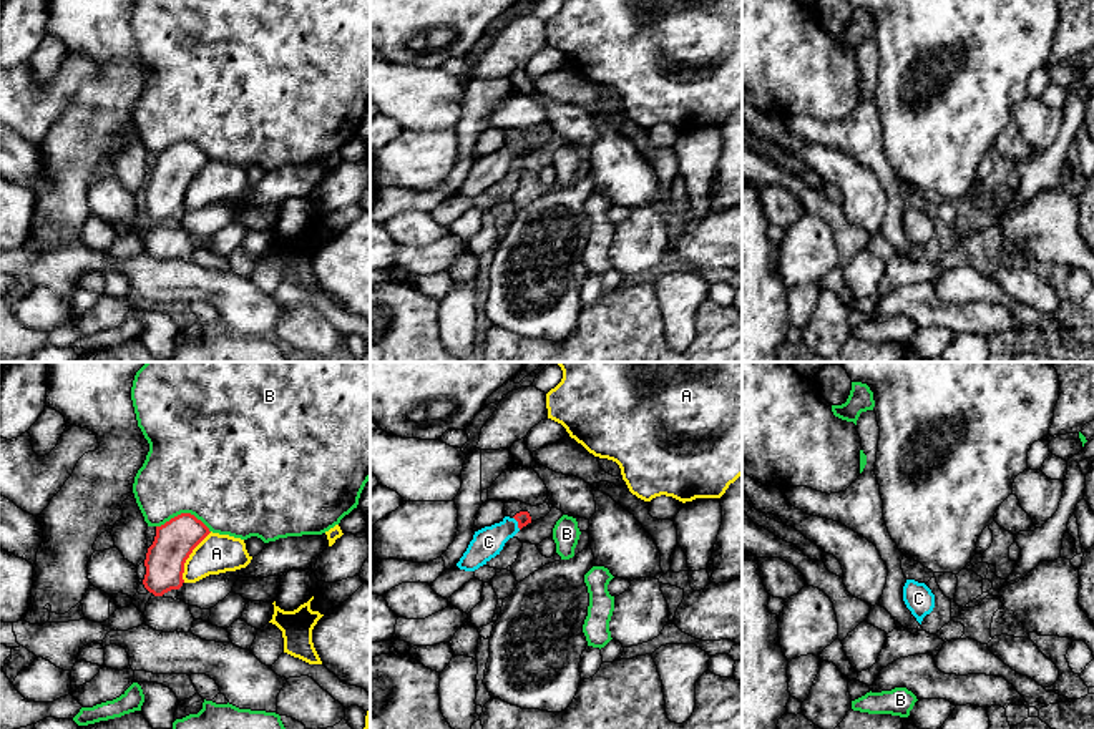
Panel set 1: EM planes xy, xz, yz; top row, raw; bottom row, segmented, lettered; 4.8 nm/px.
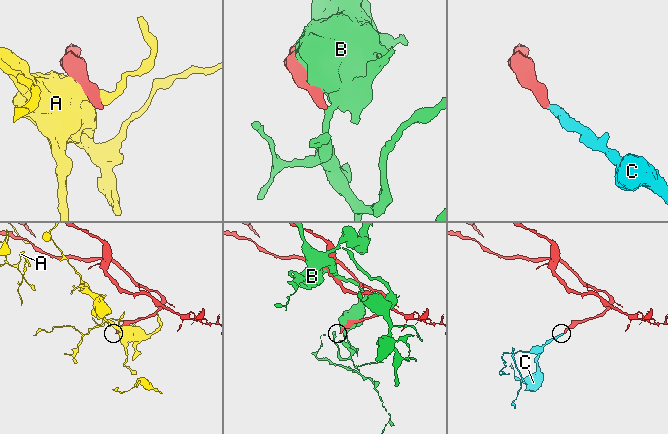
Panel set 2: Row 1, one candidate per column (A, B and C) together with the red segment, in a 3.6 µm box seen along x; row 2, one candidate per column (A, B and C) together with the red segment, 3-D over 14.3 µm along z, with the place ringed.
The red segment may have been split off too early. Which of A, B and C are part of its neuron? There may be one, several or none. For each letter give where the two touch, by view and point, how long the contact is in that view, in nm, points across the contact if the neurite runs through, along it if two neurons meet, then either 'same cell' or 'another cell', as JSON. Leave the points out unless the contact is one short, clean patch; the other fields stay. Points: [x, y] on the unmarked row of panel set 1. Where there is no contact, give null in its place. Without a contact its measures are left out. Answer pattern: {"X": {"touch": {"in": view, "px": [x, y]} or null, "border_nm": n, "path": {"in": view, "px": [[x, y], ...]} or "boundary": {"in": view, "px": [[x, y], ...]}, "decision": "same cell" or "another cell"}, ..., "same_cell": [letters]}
{"A": {"touch": {"in": "xy", "px": [188, 185]}, "border_nm": 280, "decision": "another cell"}, "B": {"touch": {"in": "xy", "px": [185, 141]}, "border_nm": 260, "decision": "another cell"}, "C": {"touch": {"in": "xz", "px": [518, 151]}, "border_nm": 70, "path": {"in": "xz", "px": [[523, 146], [518, 151], [488, 170]]}, "decision": "same cell"}, "same_cell": ["C"]}

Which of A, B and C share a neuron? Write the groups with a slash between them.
A / B / C

